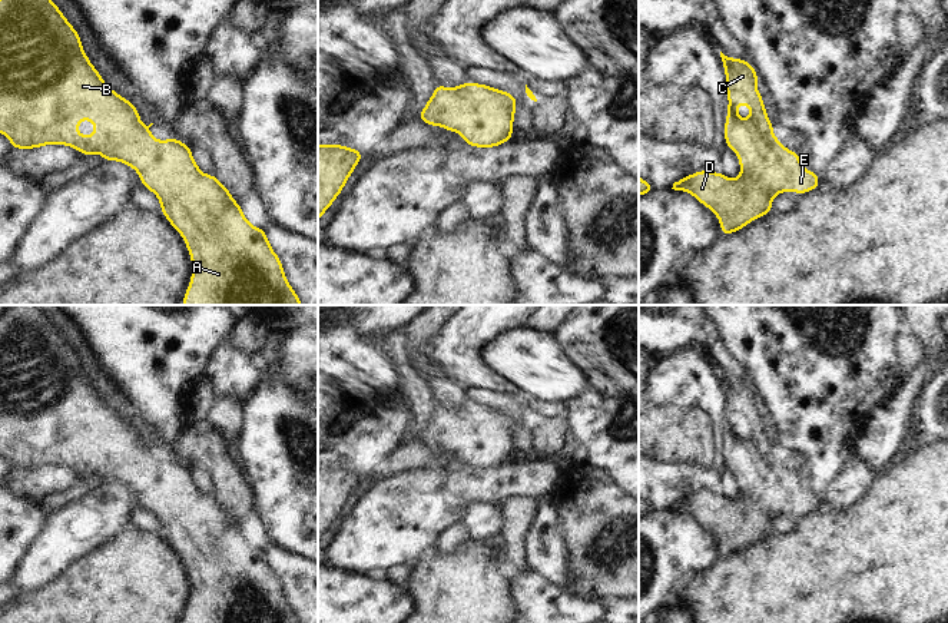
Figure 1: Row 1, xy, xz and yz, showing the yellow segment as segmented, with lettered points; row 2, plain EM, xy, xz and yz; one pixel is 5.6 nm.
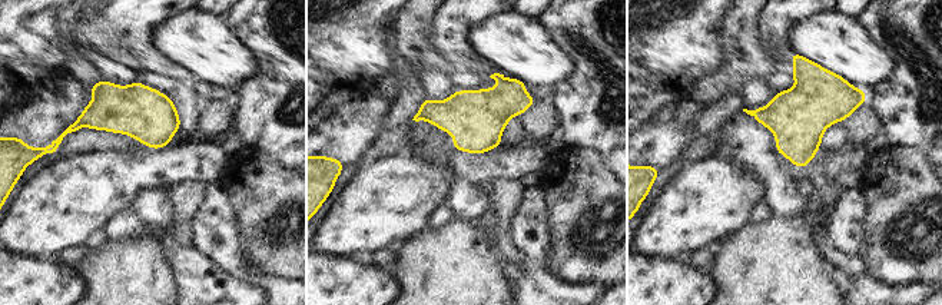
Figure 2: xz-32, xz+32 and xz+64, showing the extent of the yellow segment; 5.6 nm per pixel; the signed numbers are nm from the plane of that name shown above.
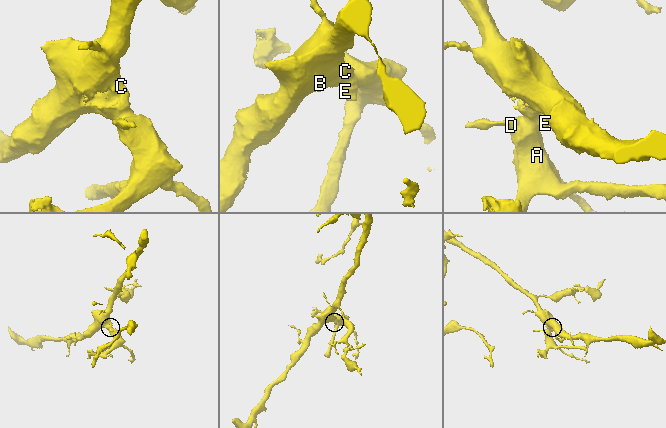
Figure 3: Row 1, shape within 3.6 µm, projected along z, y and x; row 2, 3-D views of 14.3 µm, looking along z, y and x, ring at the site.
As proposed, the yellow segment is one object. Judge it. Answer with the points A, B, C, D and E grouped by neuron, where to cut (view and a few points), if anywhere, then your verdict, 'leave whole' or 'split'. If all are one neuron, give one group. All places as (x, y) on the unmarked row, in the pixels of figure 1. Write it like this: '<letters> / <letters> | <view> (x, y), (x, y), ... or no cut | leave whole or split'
A B C D E | no cut | leave whole

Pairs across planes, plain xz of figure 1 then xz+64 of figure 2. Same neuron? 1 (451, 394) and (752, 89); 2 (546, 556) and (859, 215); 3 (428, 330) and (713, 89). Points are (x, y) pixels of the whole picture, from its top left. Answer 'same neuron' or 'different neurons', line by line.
1: same neuron
2: same neuron
3: same neuron

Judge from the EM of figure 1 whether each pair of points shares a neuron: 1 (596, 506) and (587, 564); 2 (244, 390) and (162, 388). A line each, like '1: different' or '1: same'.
1: same
2: different

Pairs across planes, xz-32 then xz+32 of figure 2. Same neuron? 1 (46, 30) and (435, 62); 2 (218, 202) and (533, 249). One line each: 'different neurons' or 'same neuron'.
1: different neurons
2: same neuron

